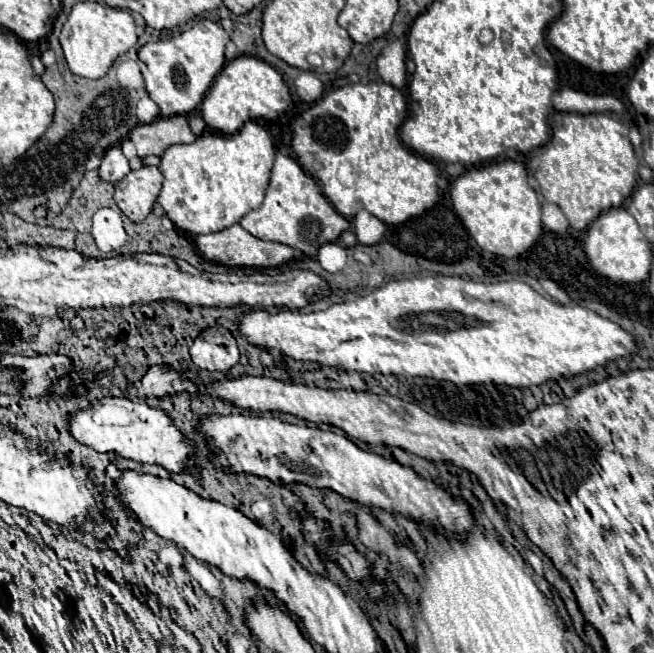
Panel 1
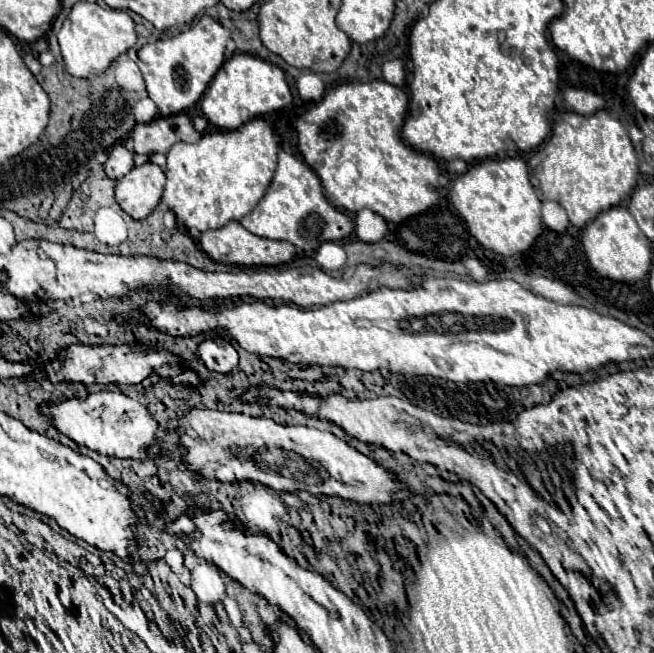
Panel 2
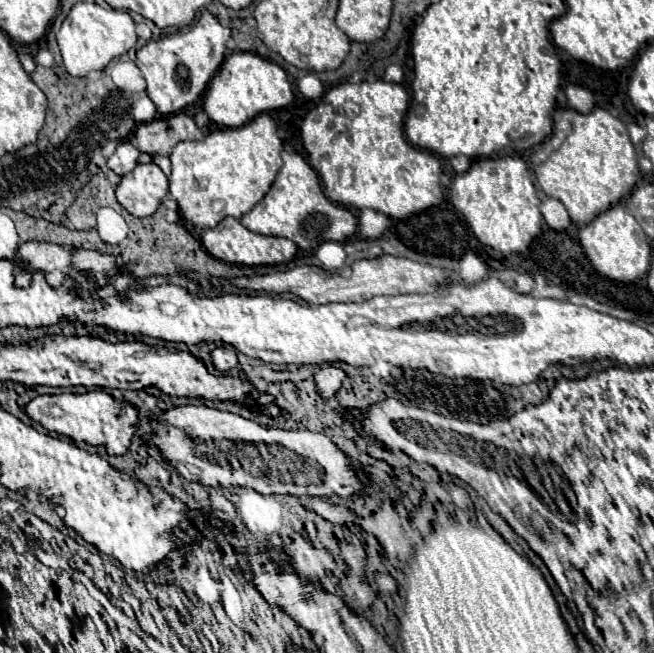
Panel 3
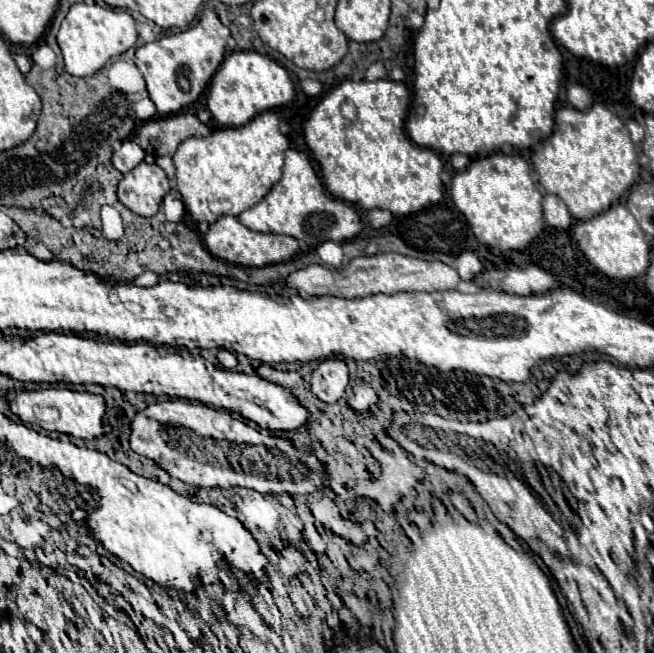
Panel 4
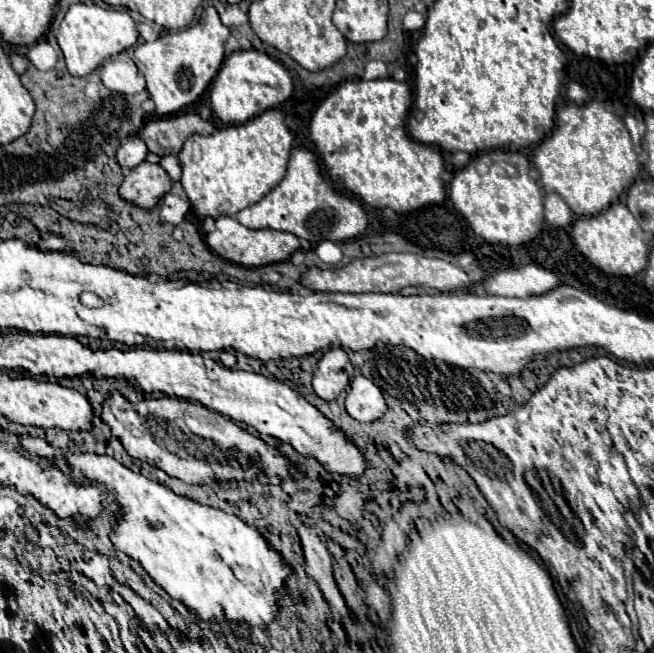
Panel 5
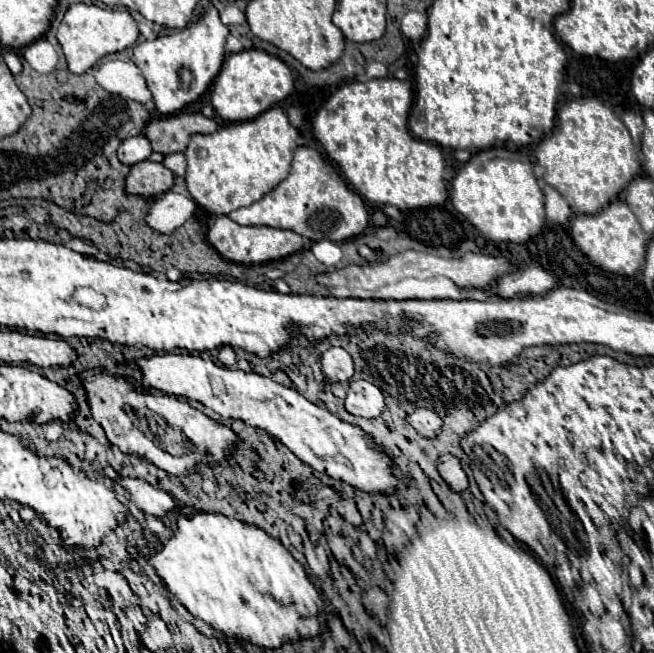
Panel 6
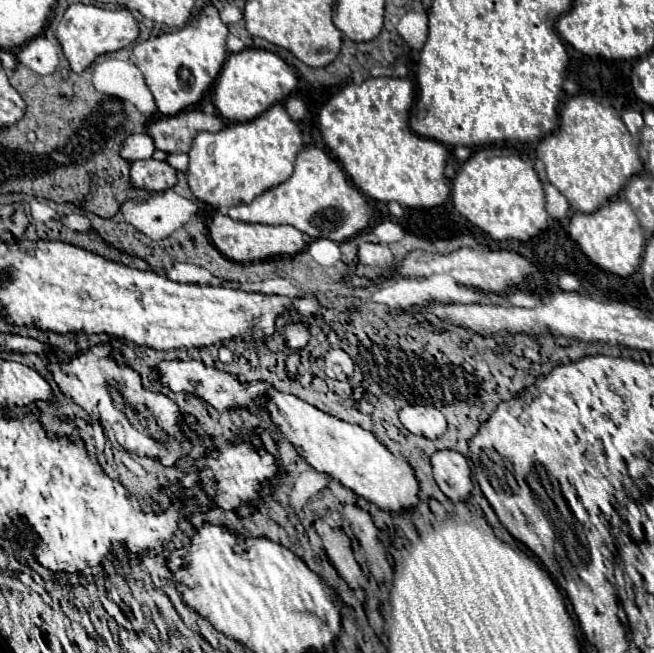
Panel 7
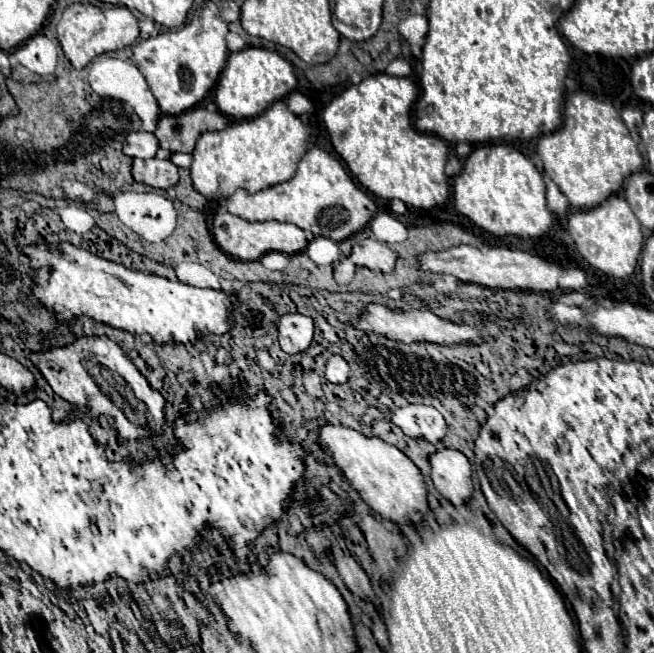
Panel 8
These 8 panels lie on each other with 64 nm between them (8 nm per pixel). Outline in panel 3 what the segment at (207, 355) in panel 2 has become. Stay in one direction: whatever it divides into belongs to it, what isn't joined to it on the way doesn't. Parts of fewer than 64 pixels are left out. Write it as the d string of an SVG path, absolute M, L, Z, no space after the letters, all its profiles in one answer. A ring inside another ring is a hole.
M226 344L224 346L218 346L210 354L210 358L212 358L212 364L216 366L216 370L220 370L220 372L228 372L228 370L232 370L238 364L236 350L232 346L226 346Z

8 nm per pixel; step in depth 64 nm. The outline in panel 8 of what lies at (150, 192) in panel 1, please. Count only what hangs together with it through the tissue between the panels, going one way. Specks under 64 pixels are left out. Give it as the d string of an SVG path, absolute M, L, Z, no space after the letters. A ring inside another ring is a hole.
M134 158L132 176L138 182L150 184L152 188L166 190L168 186L176 186L178 184L178 166L172 164L172 160L158 160L158 158L142 160L142 158Z

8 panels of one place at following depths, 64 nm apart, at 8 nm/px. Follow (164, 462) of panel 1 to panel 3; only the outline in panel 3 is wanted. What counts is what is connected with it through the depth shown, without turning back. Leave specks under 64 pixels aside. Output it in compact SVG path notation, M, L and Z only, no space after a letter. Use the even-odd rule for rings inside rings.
M86 392L86 394L40 394L32 398L24 412L30 420L42 424L48 432L66 434L74 442L86 442L92 446L104 444L108 454L128 452L130 438L138 426L138 410L128 402L118 402L106 392Z

